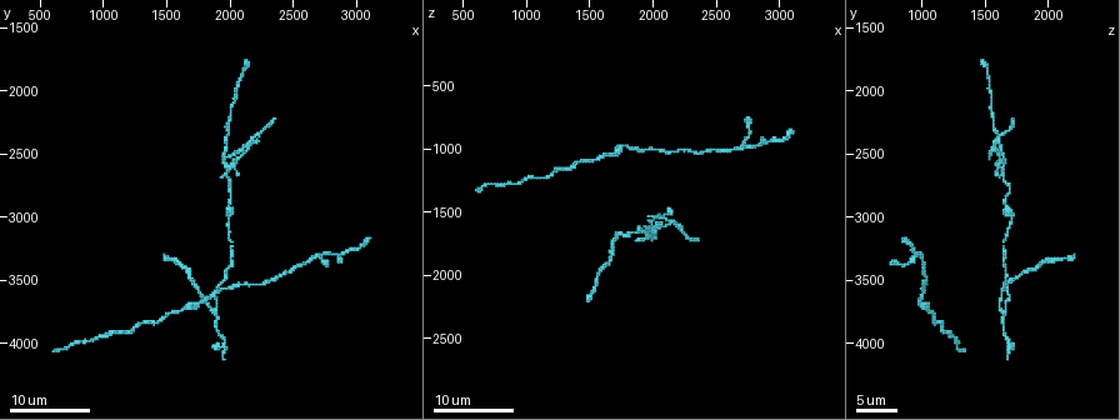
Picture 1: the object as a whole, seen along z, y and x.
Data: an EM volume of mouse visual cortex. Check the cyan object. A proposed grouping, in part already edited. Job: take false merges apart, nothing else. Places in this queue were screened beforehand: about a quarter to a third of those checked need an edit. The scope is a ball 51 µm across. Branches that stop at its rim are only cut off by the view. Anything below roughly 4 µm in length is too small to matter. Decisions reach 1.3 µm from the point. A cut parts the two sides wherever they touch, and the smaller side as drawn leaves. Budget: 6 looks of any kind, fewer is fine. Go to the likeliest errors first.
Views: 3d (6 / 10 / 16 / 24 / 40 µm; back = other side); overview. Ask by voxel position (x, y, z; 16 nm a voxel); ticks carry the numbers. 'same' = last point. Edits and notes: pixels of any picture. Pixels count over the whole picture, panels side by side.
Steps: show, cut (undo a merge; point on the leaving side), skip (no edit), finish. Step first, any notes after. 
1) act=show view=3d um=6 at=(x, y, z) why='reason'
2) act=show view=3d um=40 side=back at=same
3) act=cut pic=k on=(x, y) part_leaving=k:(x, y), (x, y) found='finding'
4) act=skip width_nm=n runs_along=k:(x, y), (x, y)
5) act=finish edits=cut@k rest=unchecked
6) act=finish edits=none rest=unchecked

act=show view=3d um=24 at=(2020, 2620, 1620) why='four-way junction'

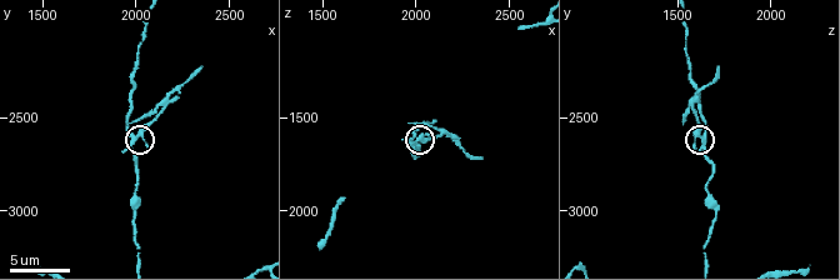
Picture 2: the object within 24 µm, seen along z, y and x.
act=show view=3d um=10 at=(2020, 2600, 1640) why='zoom in'

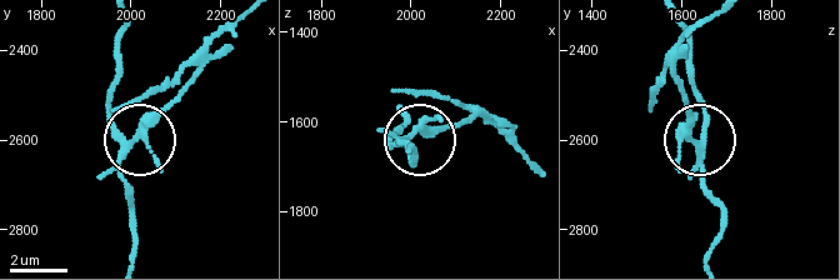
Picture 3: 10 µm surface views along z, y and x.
act=cut pic=3 on=(150, 119) width_nm=240 part_leaving=3:(123, 146), (184, 85), (206, 49), (241, 20) found='a second cell is stuck on'

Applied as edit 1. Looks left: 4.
act=show view=3d um=24 at=(1700, 3700, 1040)

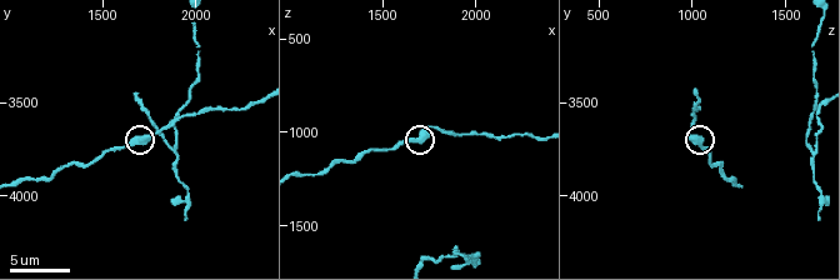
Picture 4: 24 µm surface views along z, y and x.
act=show view=3d um=10 at=(1700, 3680, 1040) why='closer look'

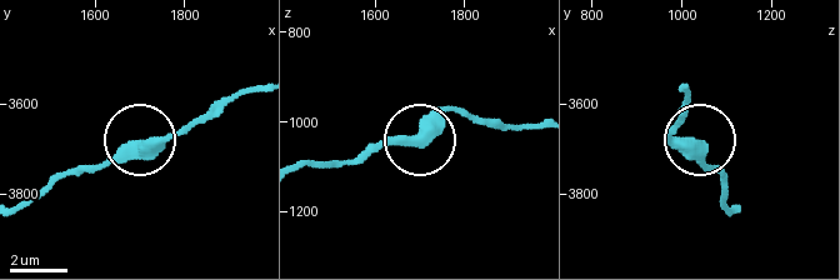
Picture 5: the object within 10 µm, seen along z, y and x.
act=skip found='one cell here'

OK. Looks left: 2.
act=show view=3d um=10 at=(1880, 3740, 1620) why='three-way junction'

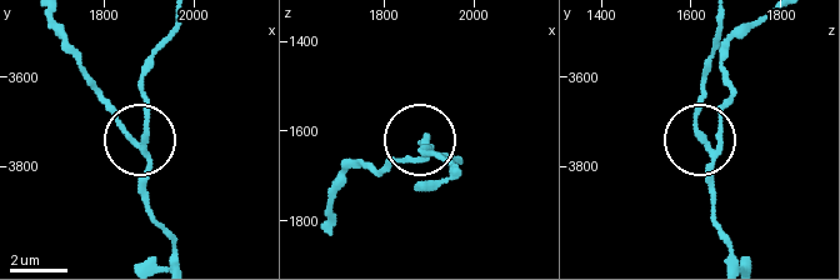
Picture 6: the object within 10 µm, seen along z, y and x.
act=cut pic=6 on=(120, 120) side_arm_um=37 part_leaving=6:(714, 153), (730, 90), (728, 48), (761, 24) found='two cells meet here'

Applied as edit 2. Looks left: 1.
act=finish edits=cut@3,cut@6 rest=unchecked

